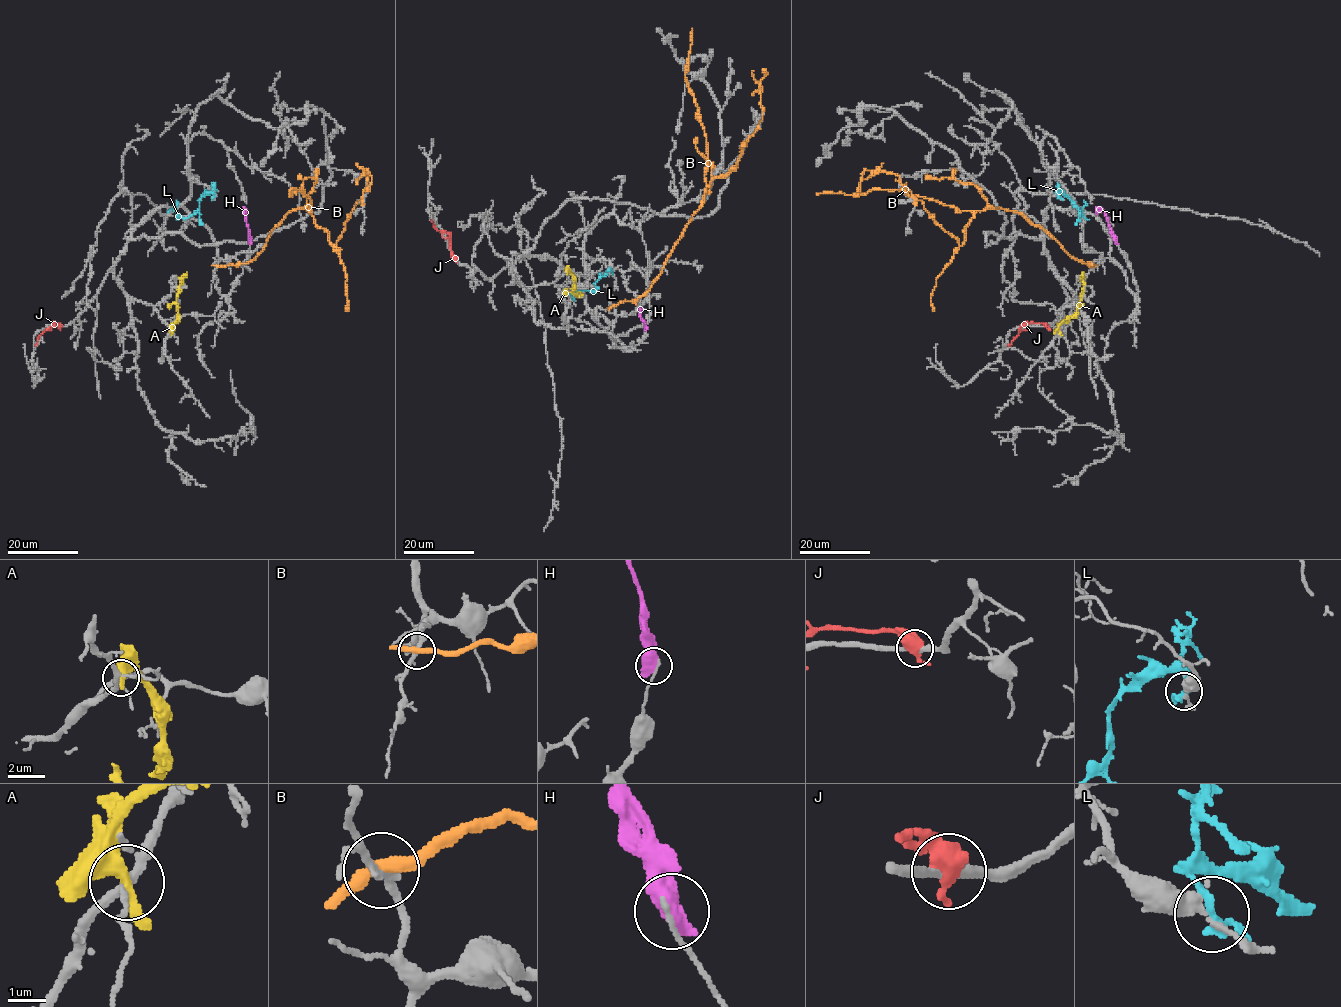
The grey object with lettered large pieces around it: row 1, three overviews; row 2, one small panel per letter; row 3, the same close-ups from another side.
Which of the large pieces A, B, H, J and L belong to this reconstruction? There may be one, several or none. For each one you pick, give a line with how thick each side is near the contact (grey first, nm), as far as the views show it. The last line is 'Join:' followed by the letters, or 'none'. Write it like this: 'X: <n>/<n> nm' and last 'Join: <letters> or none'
Join: none

